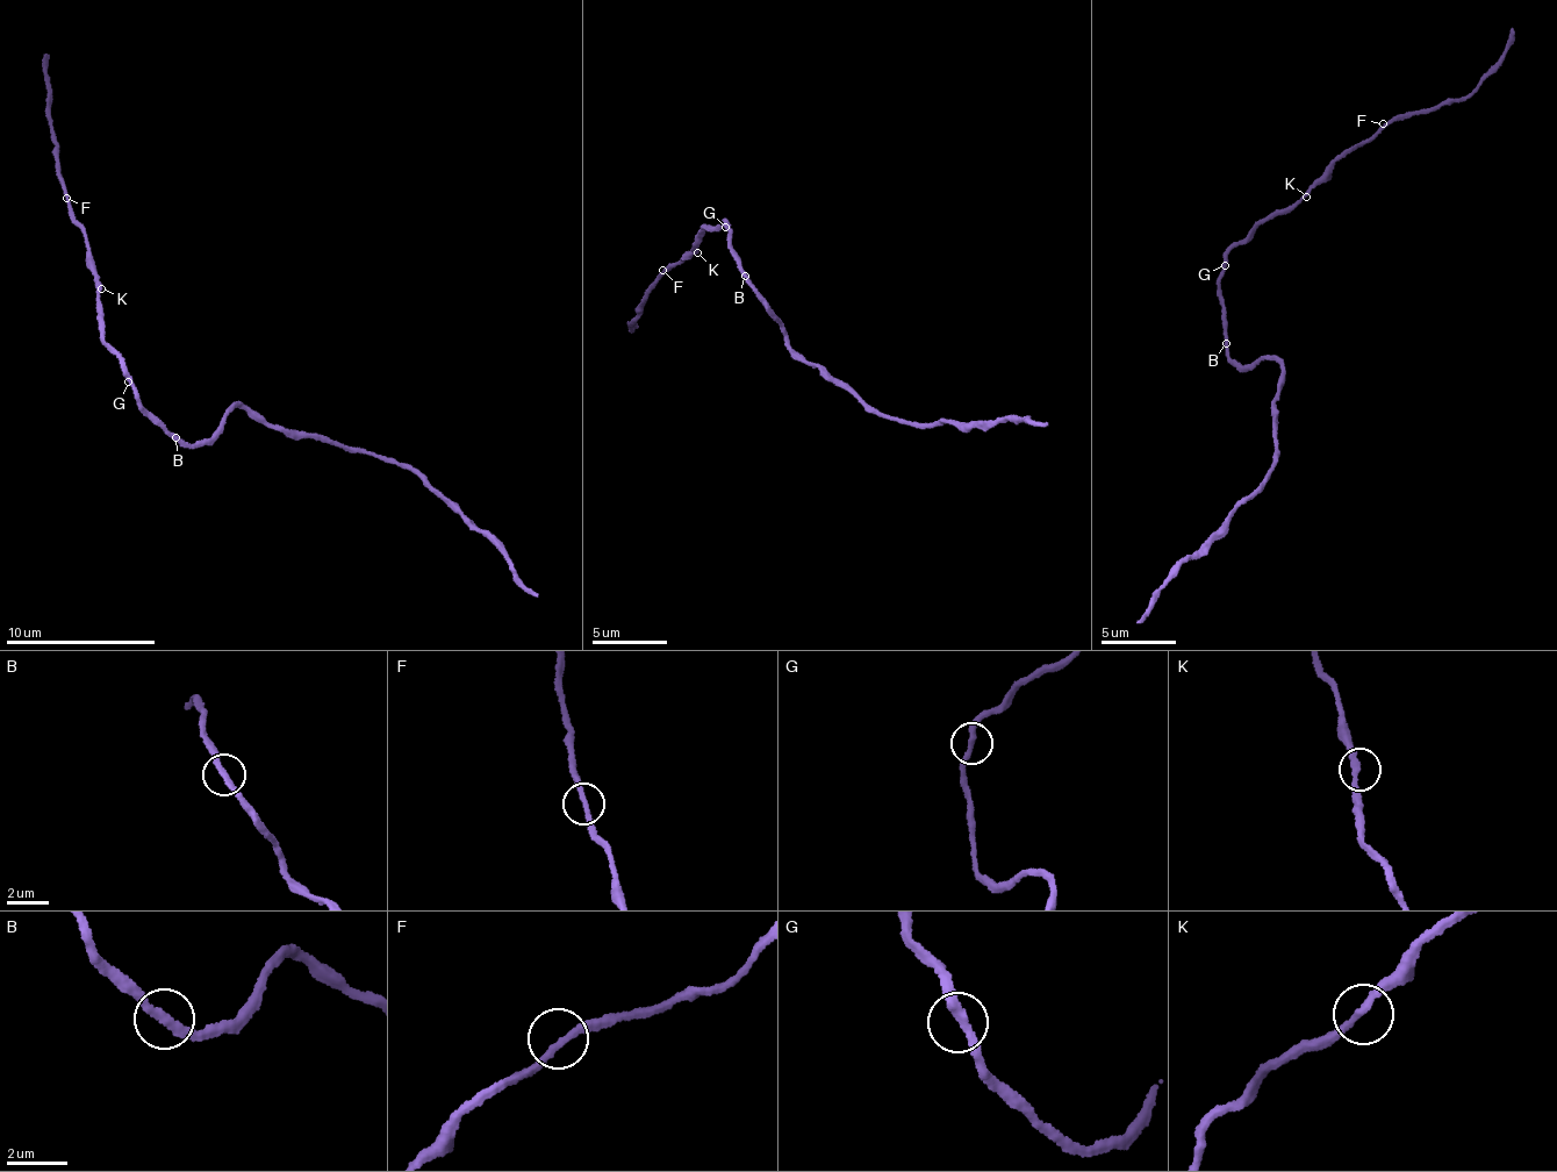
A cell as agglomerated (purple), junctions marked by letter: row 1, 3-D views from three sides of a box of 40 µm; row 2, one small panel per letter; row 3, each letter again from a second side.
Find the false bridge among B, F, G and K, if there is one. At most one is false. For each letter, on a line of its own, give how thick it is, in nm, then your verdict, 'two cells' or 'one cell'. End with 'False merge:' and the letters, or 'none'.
B: 280 nm | one cell
F: 240 nm | one cell
G: 280 nm | one cell
K: 240 nm | one cell
False merge: none

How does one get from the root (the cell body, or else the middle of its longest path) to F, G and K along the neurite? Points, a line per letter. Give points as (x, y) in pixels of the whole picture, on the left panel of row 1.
F: (180, 438), (165, 421), (142, 408), (135, 383), (115, 349), (108, 348), (97, 290), (99, 277), (66, 198)
G: (180, 438), (165, 421), (142, 408), (138, 394), (128, 381)
K: (180, 438), (165, 421), (142, 408), (135, 383), (115, 349), (108, 348), (100, 317), (101, 288)

